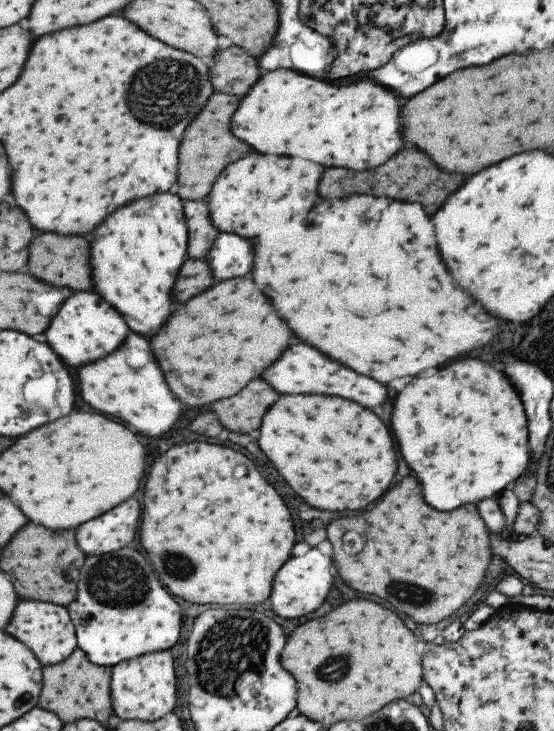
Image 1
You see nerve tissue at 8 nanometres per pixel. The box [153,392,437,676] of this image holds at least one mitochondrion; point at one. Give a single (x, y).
(188, 570)

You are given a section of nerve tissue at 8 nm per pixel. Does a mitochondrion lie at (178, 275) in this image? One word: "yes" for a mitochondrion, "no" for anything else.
no

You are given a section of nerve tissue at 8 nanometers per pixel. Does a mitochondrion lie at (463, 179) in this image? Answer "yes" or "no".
no

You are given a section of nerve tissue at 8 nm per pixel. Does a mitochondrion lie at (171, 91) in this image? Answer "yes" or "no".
yes

